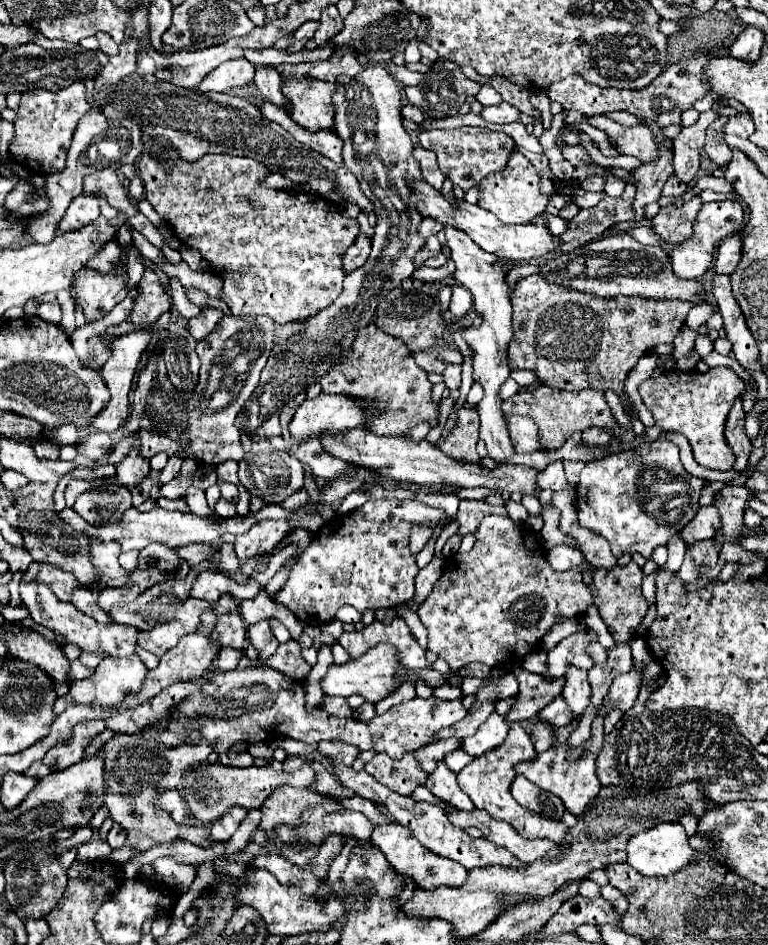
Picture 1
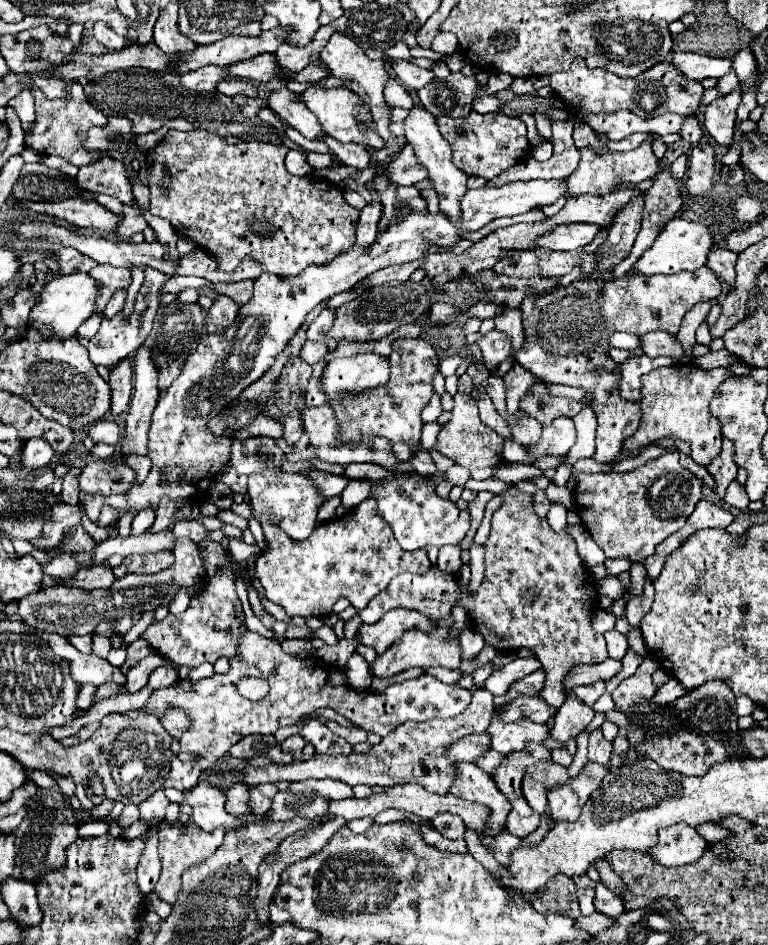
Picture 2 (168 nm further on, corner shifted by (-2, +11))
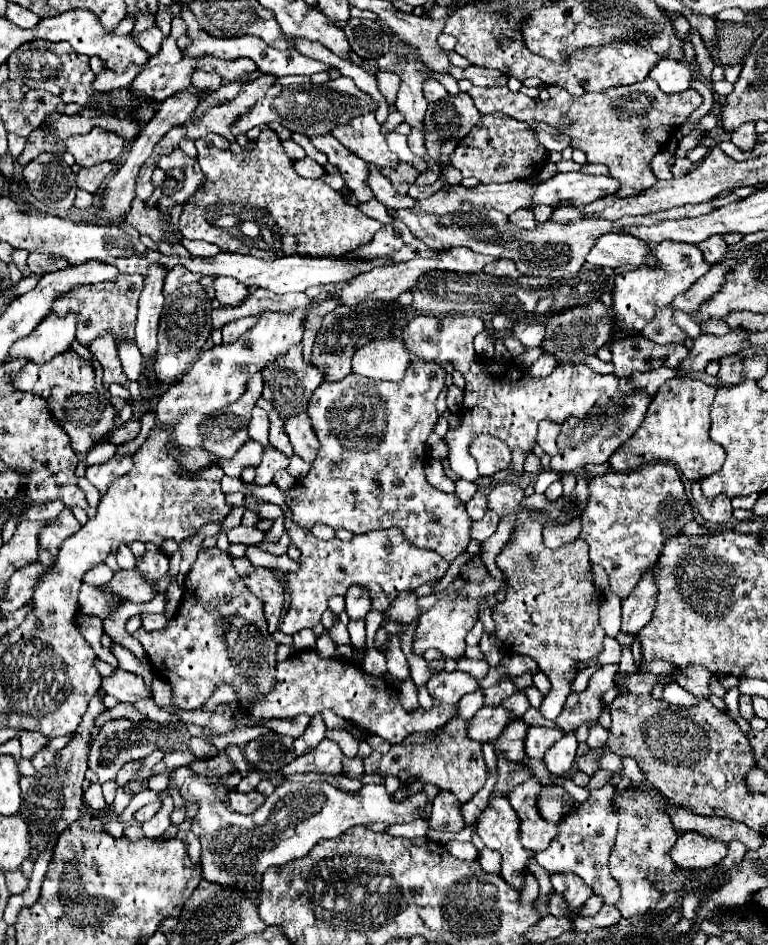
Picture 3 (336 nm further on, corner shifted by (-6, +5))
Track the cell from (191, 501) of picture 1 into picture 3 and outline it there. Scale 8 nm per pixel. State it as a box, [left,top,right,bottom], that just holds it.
[227,526,263,544]

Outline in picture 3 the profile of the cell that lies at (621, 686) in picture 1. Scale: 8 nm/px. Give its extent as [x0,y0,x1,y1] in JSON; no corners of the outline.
[537,786,575,824]

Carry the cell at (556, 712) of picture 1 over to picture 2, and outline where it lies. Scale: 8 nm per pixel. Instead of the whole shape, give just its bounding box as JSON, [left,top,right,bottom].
[497,696,555,724]

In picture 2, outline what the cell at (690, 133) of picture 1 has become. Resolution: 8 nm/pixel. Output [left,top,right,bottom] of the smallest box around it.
[717,68,739,96]

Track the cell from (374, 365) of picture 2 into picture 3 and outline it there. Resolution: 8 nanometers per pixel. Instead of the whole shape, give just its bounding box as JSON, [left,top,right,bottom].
[353,338,411,382]

